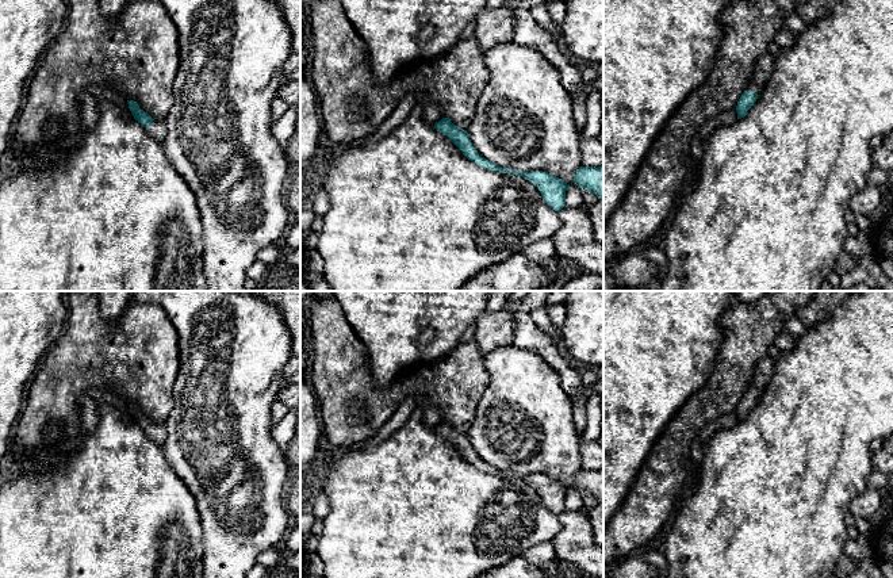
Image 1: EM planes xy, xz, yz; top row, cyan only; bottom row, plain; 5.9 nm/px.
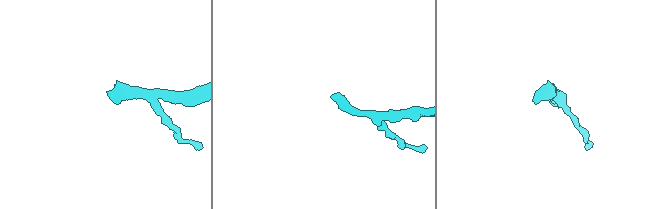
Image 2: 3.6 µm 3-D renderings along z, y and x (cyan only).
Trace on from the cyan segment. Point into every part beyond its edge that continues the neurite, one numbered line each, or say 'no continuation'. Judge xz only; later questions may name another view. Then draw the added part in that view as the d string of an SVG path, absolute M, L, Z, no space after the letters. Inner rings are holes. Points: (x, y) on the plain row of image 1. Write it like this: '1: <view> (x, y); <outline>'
no continuation

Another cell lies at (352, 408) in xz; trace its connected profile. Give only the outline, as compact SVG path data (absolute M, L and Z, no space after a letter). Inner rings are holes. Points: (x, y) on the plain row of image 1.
M315 298L310 303L307 330L311 337L311 388L318 401L323 433L337 447L353 448L369 440L410 397L419 398L422 403L437 403L444 412L444 421L467 433L479 399L491 382L484 356L472 340L460 342L442 359L407 370L390 386L376 384L367 347L353 332L334 298Z

